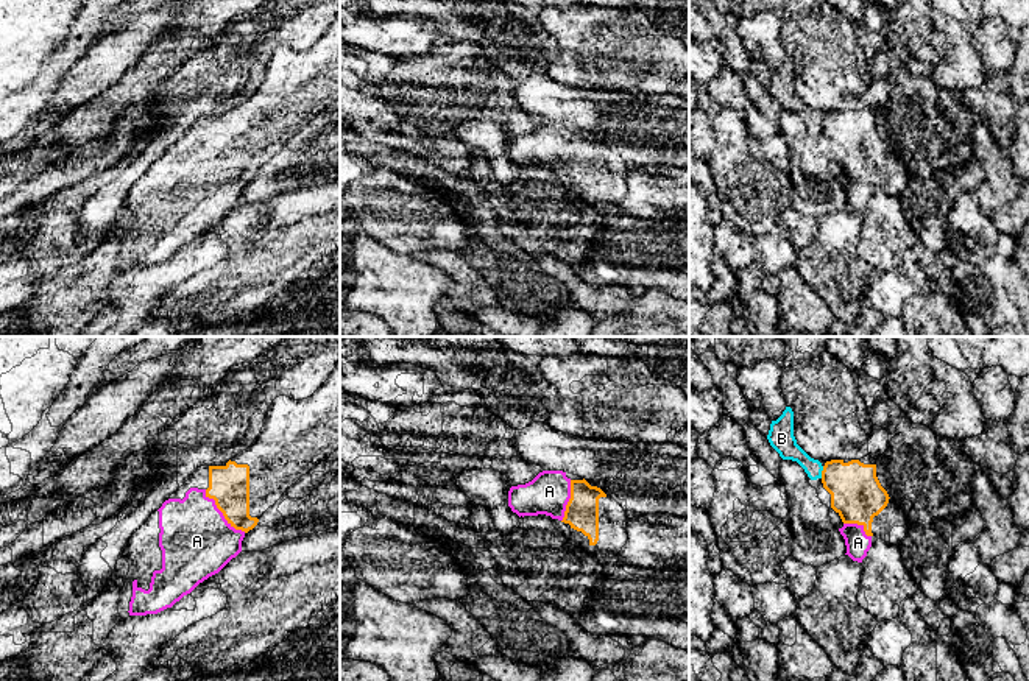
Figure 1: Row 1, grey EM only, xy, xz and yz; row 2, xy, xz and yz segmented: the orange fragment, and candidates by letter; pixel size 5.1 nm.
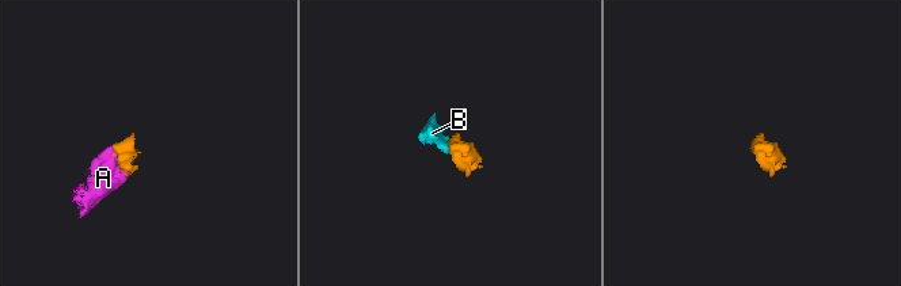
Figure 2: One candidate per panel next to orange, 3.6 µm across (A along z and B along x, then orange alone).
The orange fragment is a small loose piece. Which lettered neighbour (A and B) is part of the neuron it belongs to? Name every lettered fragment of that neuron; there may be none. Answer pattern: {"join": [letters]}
{"join": ["A"]}

